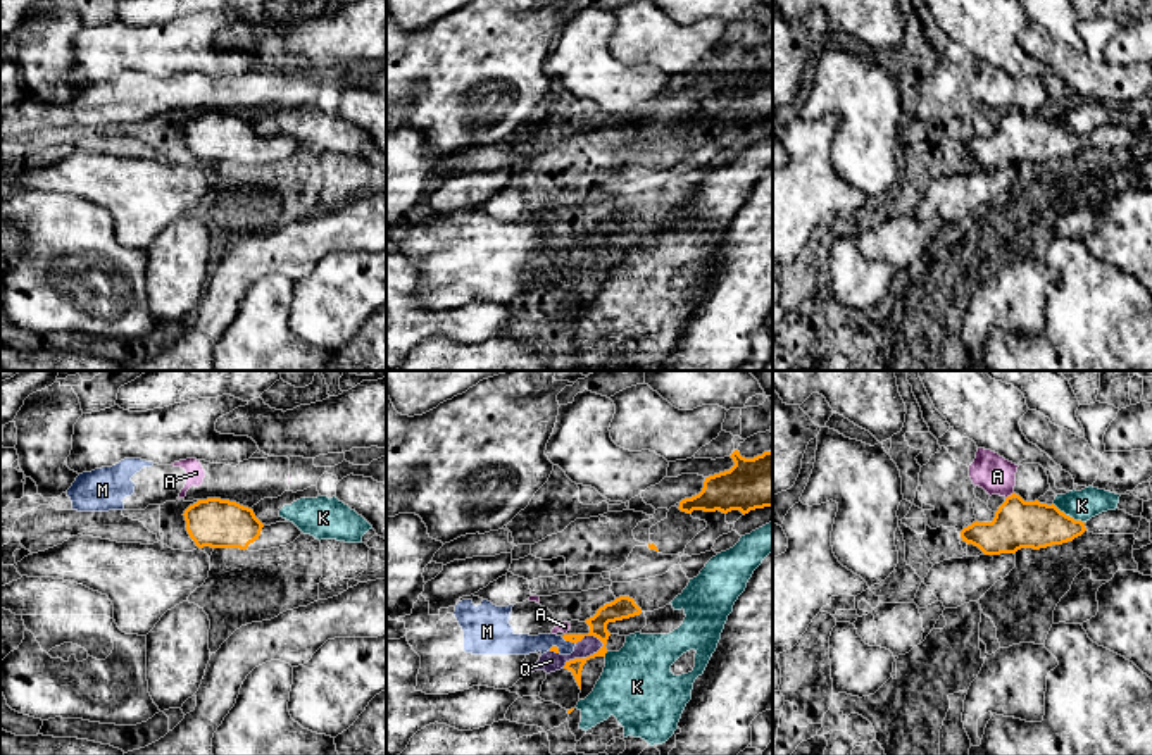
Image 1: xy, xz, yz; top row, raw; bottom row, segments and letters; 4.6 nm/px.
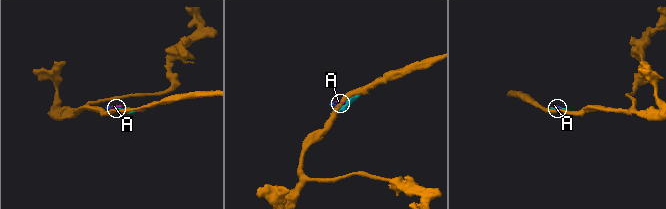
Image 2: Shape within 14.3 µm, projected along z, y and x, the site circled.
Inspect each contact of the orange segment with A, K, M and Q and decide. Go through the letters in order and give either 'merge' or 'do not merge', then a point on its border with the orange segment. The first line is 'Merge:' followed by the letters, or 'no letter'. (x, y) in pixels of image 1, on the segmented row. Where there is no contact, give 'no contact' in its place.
Merge: no letter
A: do not merge; meets orange in yz at (1011, 495)
K: do not merge; meets orange in yz at (1068, 516)
M: do not merge; meets orange in xz at (568, 640)
Q: do not merge; meets orange in xz at (583, 659)

